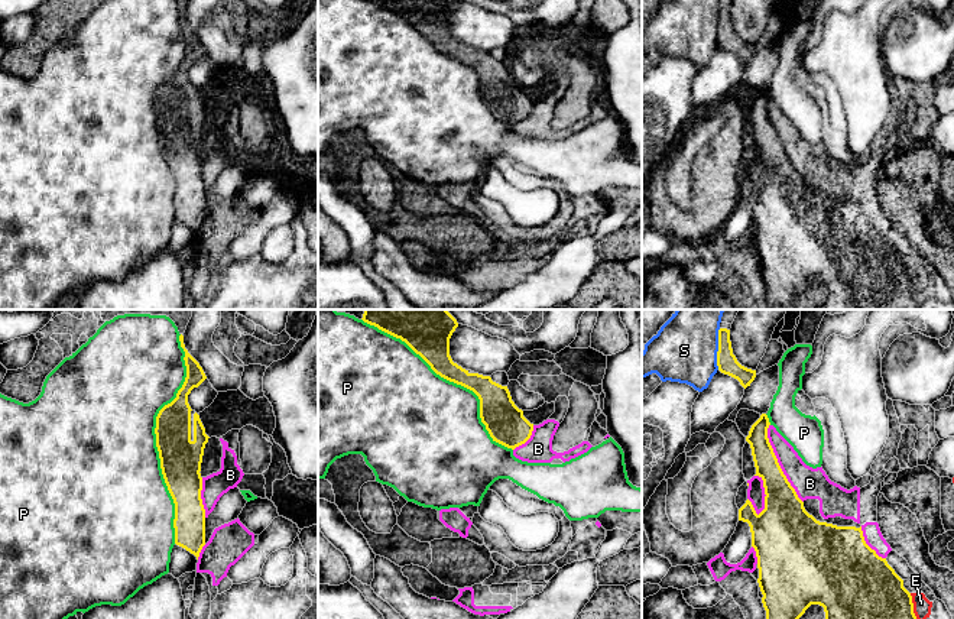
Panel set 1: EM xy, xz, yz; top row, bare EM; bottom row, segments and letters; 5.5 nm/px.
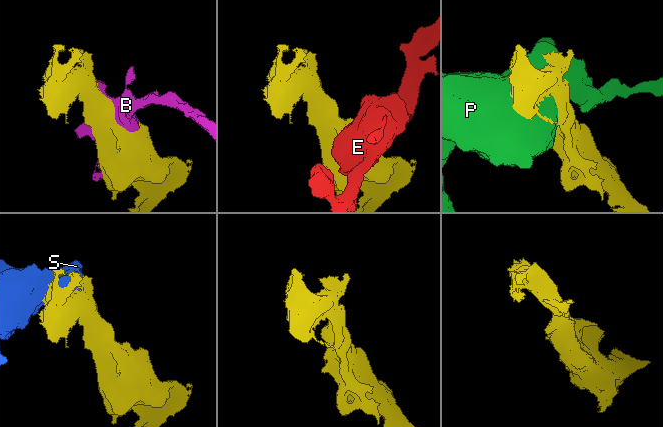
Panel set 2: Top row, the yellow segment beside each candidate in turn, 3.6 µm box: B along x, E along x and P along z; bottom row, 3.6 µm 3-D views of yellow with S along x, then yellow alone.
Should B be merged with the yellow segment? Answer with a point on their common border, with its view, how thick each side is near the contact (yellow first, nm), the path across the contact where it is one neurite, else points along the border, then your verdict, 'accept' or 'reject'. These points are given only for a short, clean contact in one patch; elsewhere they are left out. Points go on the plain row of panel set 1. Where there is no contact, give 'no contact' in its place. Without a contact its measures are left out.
contact yz (778, 139); calibres 200 and 180 nm; reject

